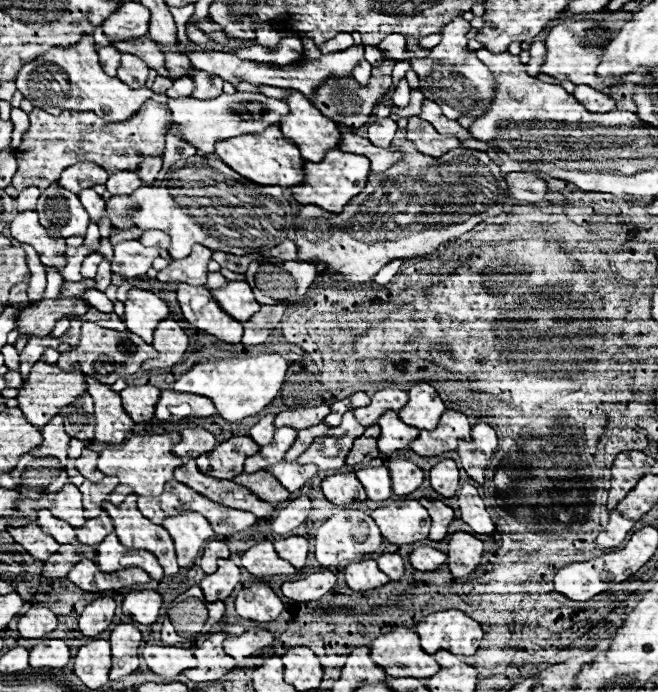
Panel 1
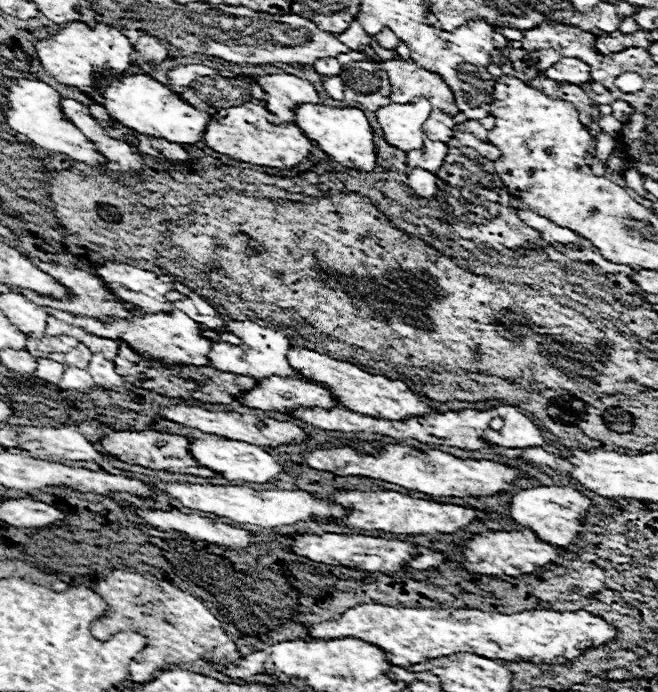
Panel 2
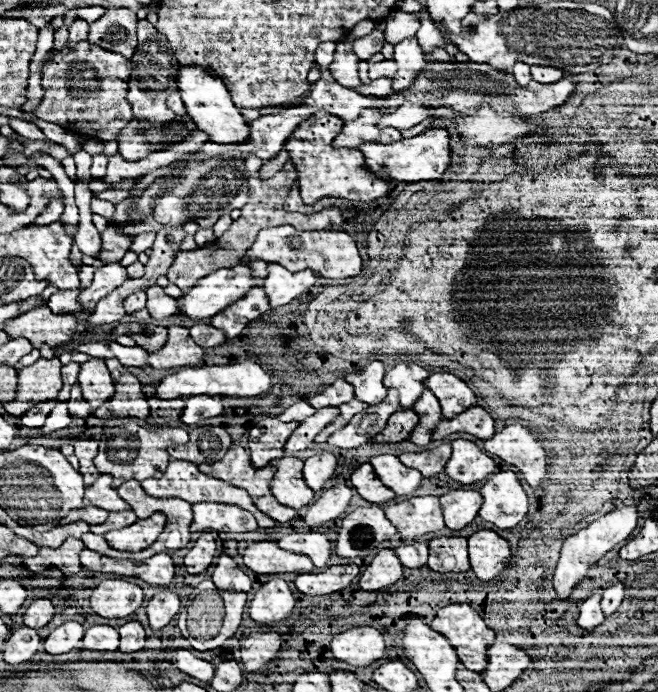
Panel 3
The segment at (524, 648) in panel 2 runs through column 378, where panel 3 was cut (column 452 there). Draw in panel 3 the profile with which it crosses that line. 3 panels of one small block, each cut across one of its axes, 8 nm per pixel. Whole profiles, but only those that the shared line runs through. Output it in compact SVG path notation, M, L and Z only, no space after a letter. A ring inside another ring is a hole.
M450 604L450 606L444 606L436 618L432 620L430 624L436 632L442 632L442 636L446 636L452 644L452 648L456 650L458 654L458 660L464 664L466 670L474 670L474 672L482 672L486 668L486 648L490 644L494 644L494 630L490 630L482 616L470 608L468 604Z

